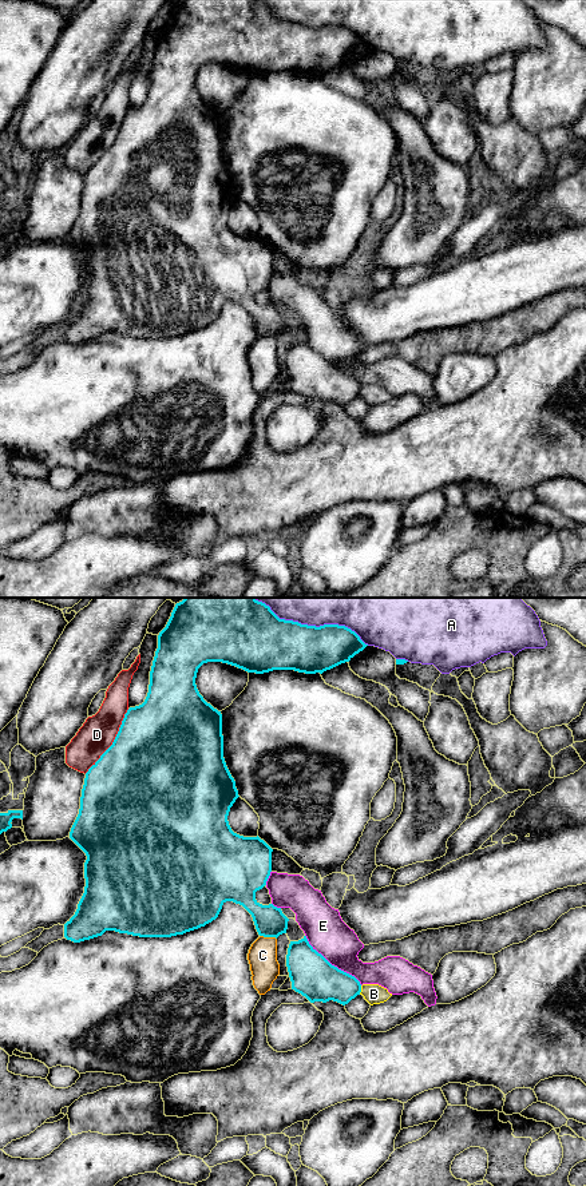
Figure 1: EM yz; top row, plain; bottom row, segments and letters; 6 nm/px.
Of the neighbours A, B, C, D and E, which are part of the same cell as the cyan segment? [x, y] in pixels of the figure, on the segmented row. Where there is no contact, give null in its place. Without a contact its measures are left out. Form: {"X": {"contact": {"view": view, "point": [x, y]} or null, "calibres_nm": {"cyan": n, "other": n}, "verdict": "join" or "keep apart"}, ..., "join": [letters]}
{"A": {"contact": {"view": "yz", "point": [312, 626]}, "calibres_nm": {"cyan": 320, "other": 340}, "verdict": "keep apart"}, "B": {"contact": {"view": "yz", "point": [360, 990]}, "calibres_nm": {"cyan": 240, "other": 120}, "verdict": "keep apart"}, "C": {"contact": {"view": "yz", "point": [268, 936]}, "calibres_nm": {"cyan": 190, "other": 180}, "verdict": "keep apart"}, "D": {"contact": {"view": "yz", "point": [114, 741]}, "calibres_nm": {"cyan": 500, "other": 200}, "verdict": "keep apart"}, "E": {"contact": {"view": "yz", "point": [331, 964]}, "calibres_nm": {"cyan": 260, "other": 240}, "verdict": "keep apart"}, "join": []}

